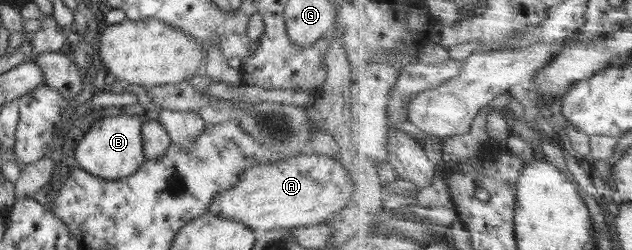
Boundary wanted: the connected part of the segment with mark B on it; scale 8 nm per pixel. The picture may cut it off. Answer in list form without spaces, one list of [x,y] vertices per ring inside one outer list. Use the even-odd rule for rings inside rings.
[[[112,111],[107,118],[91,124],[74,150],[81,169],[104,179],[121,179],[133,174],[145,162],[141,126],[146,118]]]

